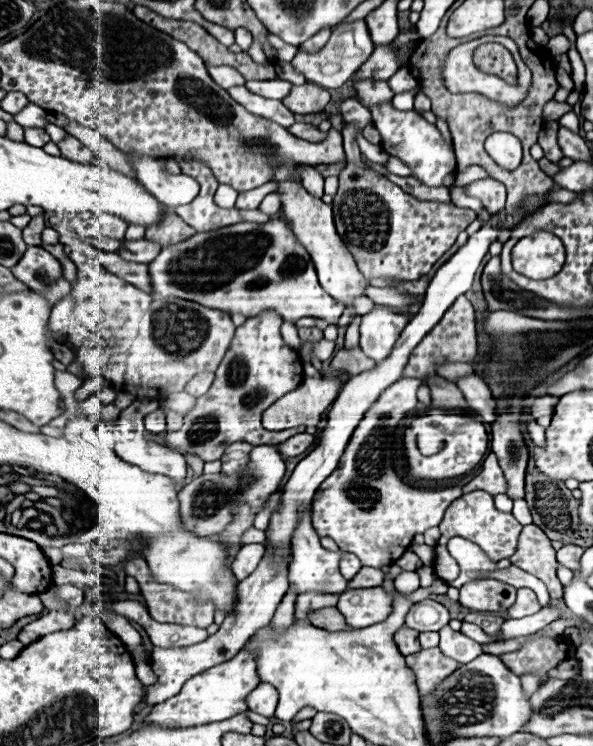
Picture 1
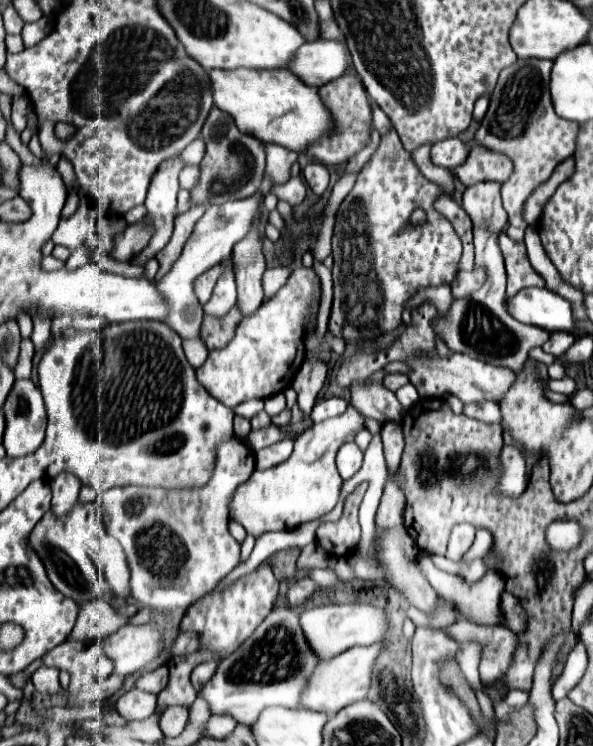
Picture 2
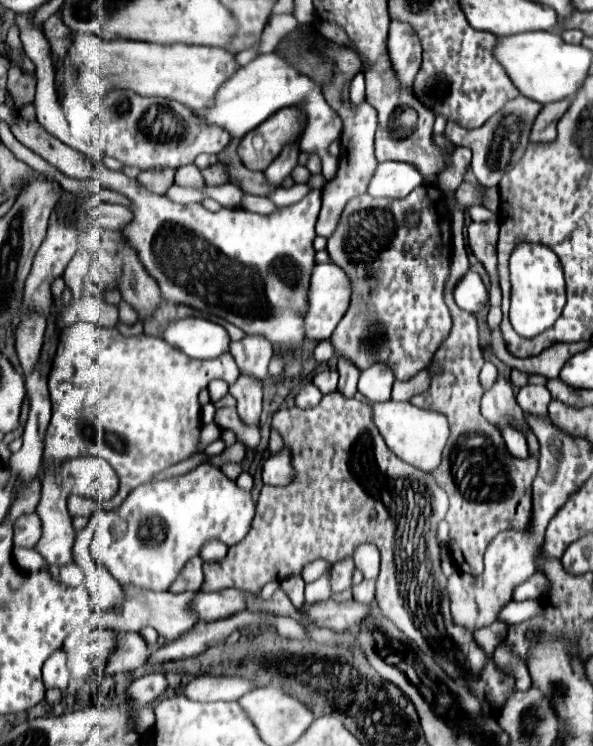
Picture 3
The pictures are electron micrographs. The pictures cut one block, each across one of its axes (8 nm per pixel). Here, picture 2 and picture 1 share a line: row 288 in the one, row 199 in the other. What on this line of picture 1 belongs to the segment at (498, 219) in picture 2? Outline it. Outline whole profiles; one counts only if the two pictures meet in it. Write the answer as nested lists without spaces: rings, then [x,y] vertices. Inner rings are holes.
[[[484,178],[484,180],[476,180],[476,182],[468,184],[466,194],[478,198],[490,214],[496,214],[496,212],[504,210],[506,188],[504,188],[504,184],[500,184],[494,178]]]

